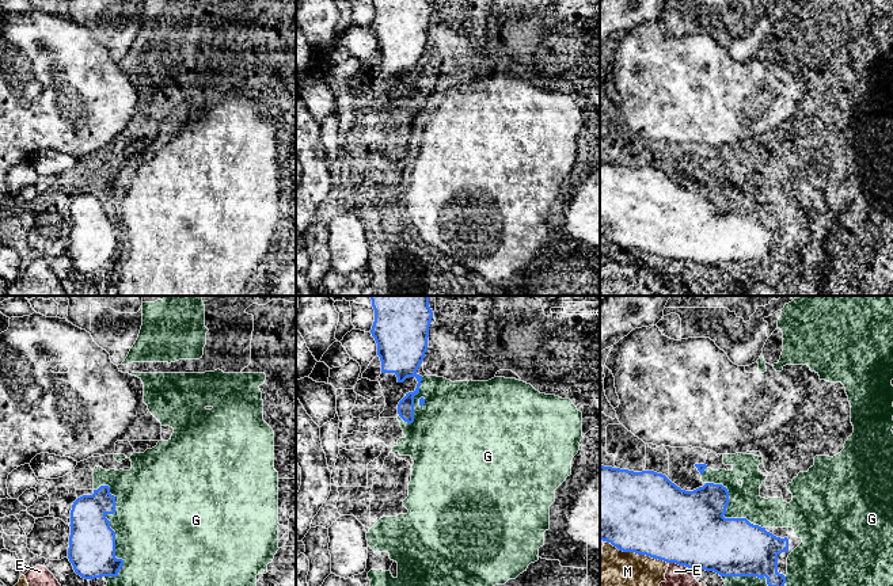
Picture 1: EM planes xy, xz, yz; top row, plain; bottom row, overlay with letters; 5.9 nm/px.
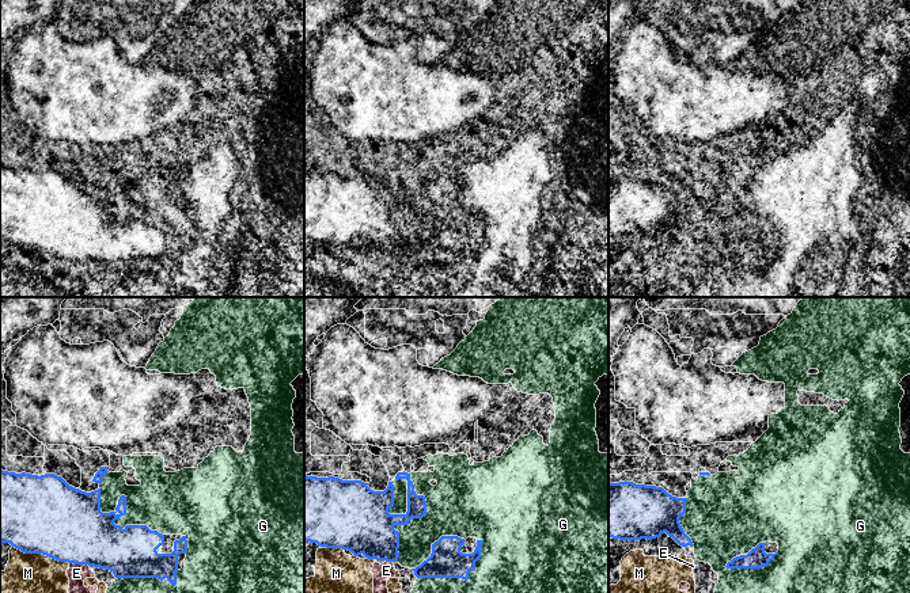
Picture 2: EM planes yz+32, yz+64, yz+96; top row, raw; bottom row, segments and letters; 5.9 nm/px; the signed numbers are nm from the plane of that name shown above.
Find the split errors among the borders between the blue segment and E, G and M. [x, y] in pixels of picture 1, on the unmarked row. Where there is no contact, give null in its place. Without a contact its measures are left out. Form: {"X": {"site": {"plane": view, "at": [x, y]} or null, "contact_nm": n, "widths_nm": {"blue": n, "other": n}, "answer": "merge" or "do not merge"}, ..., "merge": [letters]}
{"E": {"site": {"plane": "yz", "at": [680, 261]}, "contact_nm": 130, "widths_nm": {"blue": 440, "other": 180}, "answer": "do not merge"}, "G": {"site": {"plane": "xy", "at": [114, 228]}, "contact_nm": 550, "widths_nm": {"blue": 280, "other": 500}, "answer": "do not merge"}, "M": {"site": {"plane": "yz", "at": [637, 248]}, "contact_nm": 400, "widths_nm": {"blue": 480, "other": 460}, "answer": "do not merge"}, "merge": []}

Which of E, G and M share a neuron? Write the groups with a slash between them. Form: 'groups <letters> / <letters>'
groups E M / G

